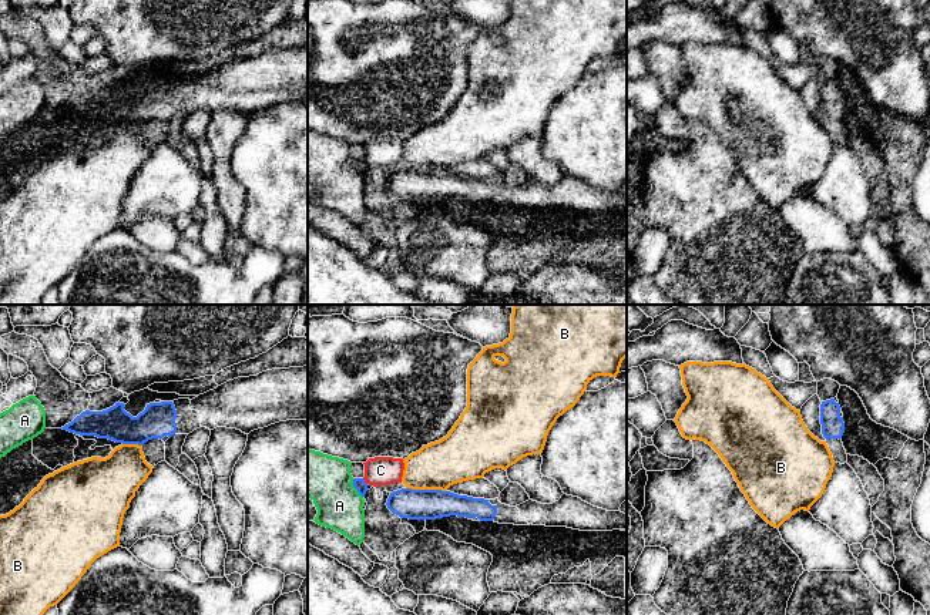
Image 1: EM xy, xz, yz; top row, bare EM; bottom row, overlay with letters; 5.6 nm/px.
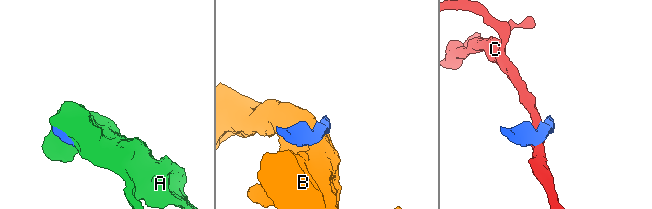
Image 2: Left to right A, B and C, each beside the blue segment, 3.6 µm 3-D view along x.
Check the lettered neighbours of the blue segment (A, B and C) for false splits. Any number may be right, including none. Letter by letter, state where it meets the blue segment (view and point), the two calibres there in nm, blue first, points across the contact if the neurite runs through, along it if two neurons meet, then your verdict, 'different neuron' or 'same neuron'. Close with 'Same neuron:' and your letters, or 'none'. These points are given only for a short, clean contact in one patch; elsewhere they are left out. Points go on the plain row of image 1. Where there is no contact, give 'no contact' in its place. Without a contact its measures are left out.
A: contact xz (355, 168); calibres 70 and 280 nm; different neuron
B: contact xz (426, 171); calibres 180 and 280 nm; different neuron
C: contact xz (363, 163); calibres 70 and 160 nm; different neuron
Same neuron: none

